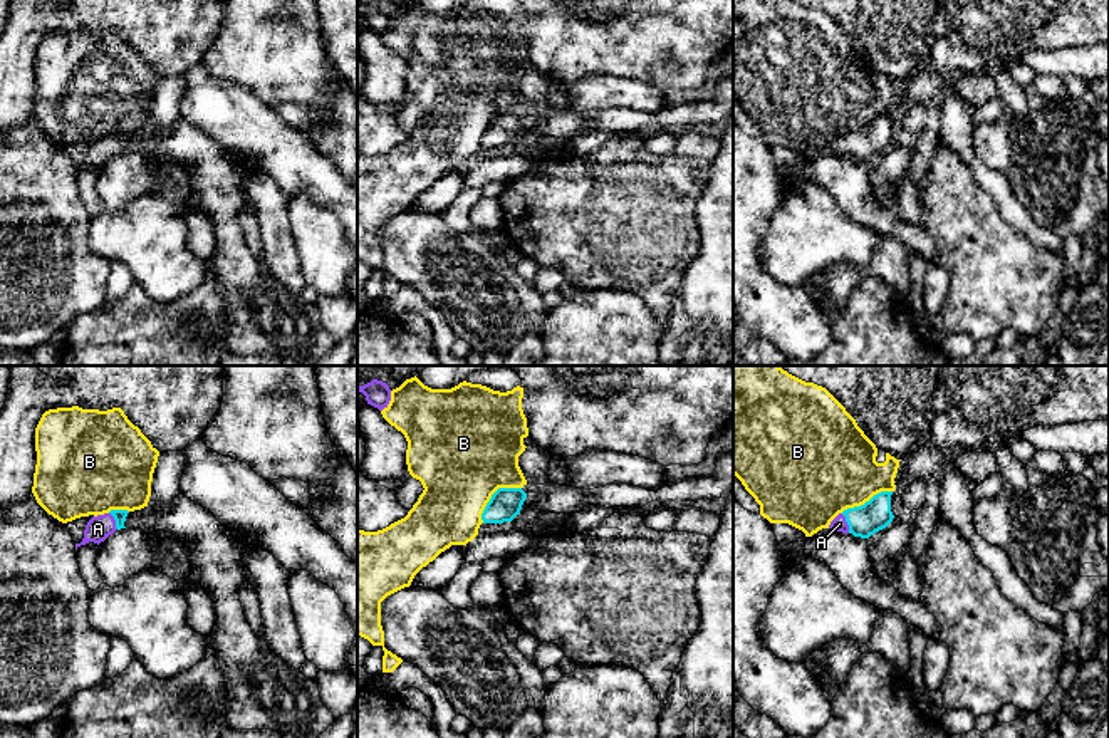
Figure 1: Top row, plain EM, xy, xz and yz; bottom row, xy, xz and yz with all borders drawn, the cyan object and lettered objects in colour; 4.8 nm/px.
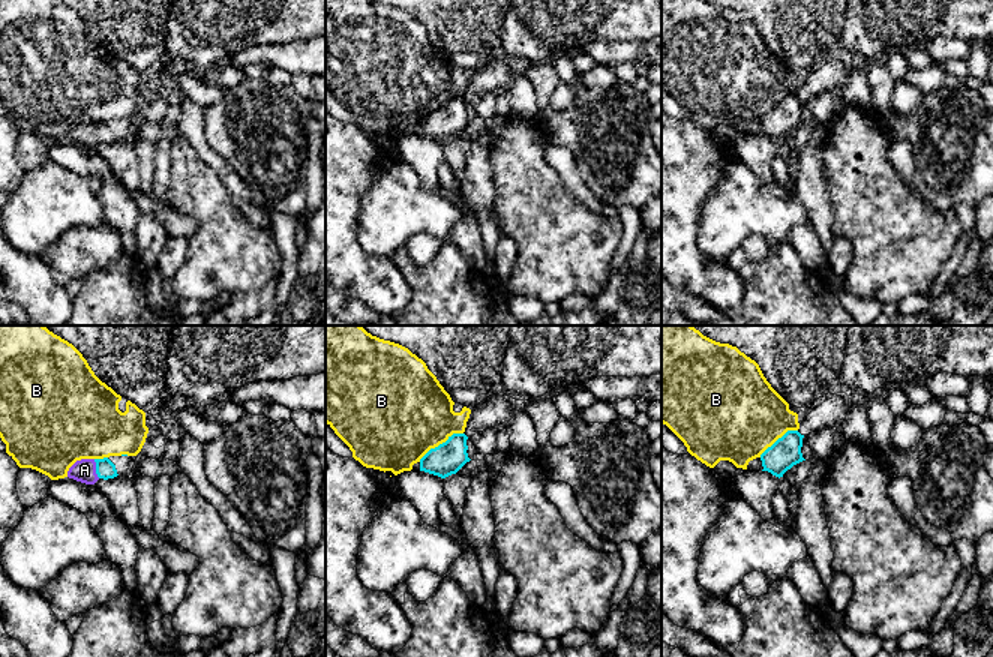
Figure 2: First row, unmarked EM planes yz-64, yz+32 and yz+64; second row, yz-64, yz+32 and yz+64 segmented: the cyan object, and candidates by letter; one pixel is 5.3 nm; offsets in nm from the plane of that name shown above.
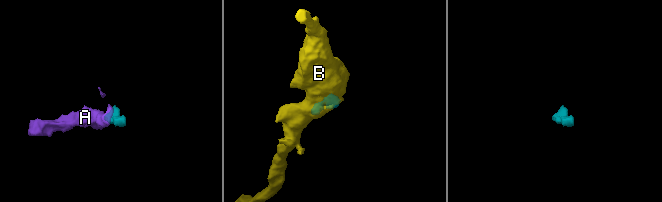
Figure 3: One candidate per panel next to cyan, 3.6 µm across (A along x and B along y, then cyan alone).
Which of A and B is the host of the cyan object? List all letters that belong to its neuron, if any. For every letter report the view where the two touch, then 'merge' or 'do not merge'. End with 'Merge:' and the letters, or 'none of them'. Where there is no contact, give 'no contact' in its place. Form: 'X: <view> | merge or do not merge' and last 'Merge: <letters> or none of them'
A: yz | merge
B: xz | do not merge
Merge: A

